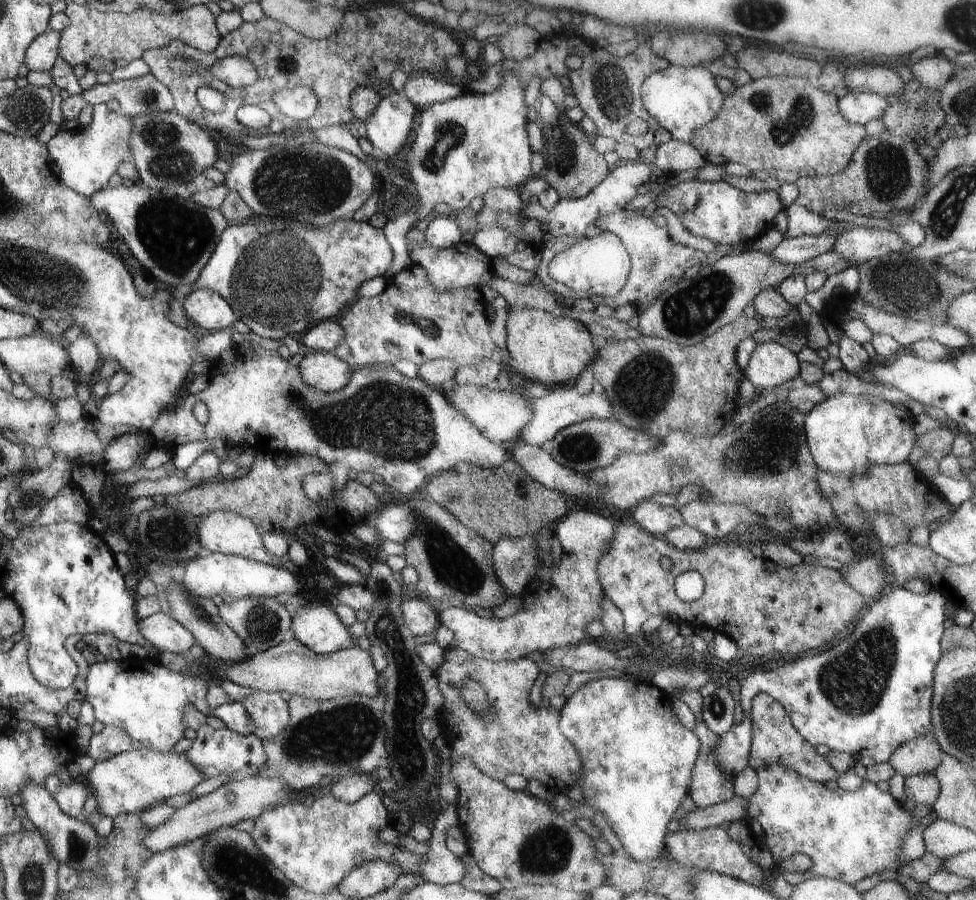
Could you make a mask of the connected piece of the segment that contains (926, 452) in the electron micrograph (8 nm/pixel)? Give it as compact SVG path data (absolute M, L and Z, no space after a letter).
M941 426L937 430L931 430L931 432L925 432L921 436L917 436L915 444L913 444L913 450L907 458L907 462L911 466L915 466L921 458L929 456L933 458L935 462L939 462L943 456L951 454L951 446L953 446L953 440L955 436L947 430L947 426Z

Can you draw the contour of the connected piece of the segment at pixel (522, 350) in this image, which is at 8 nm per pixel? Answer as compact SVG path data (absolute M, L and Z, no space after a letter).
M521 308L519 312L507 310L505 330L505 354L515 372L537 384L571 386L573 380L597 358L589 330L573 318L555 318L543 310L531 308Z

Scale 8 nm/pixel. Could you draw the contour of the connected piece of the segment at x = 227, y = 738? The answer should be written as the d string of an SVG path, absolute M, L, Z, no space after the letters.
M207 724L199 726L195 740L191 742L187 754L187 760L197 766L197 770L203 774L203 780L207 778L215 778L219 774L225 774L227 778L233 780L235 774L243 772L245 778L253 778L261 772L261 768L267 762L267 754L265 754L265 744L255 736L241 736L239 732L233 732L229 728L221 728L221 730L213 730Z

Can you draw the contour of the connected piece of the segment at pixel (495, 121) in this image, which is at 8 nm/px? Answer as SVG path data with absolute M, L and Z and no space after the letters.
M505 72L503 74L503 80L501 80L501 86L495 90L495 92L491 92L491 94L475 94L475 92L465 92L465 94L459 94L457 98L451 98L451 100L447 100L447 102L439 102L439 104L433 104L431 108L425 108L425 110L419 110L419 116L417 116L417 124L415 124L415 130L413 130L413 142L409 144L409 150L407 150L407 158L405 158L405 162L407 162L407 172L403 174L407 180L411 180L415 186L417 186L417 202L421 204L421 212L419 212L419 216L423 216L423 214L429 214L431 210L433 210L433 206L435 204L439 204L439 202L443 202L443 204L447 204L449 208L451 208L451 212L455 212L455 210L467 210L469 208L469 202L475 198L475 196L485 196L491 188L509 188L509 190L515 190L515 188L519 188L521 184L527 184L531 178L533 178L533 172L529 170L529 156L531 156L531 146L529 146L529 138L527 138L527 130L525 130L525 126L527 126L527 118L525 118L525 112L527 112L527 108L523 106L523 88L521 88L521 82L519 82L519 78L517 78L517 74L513 74L513 72Z

